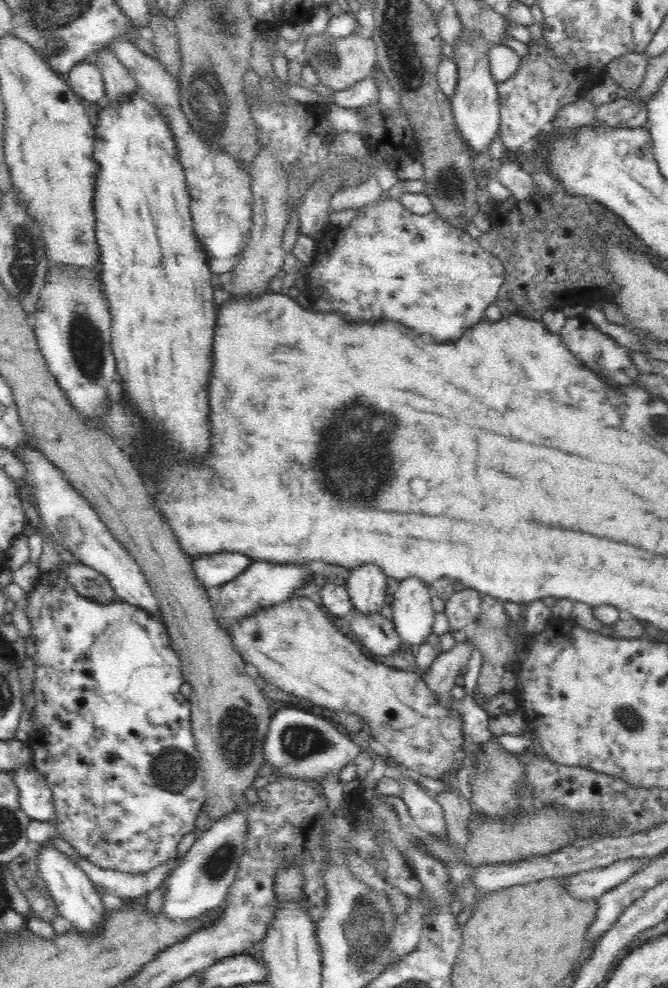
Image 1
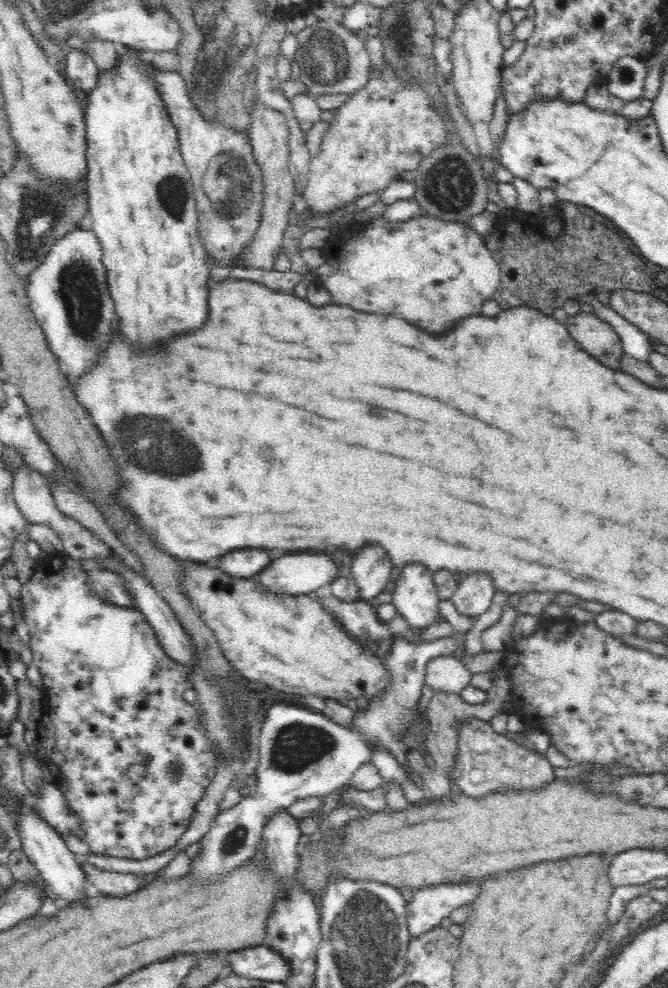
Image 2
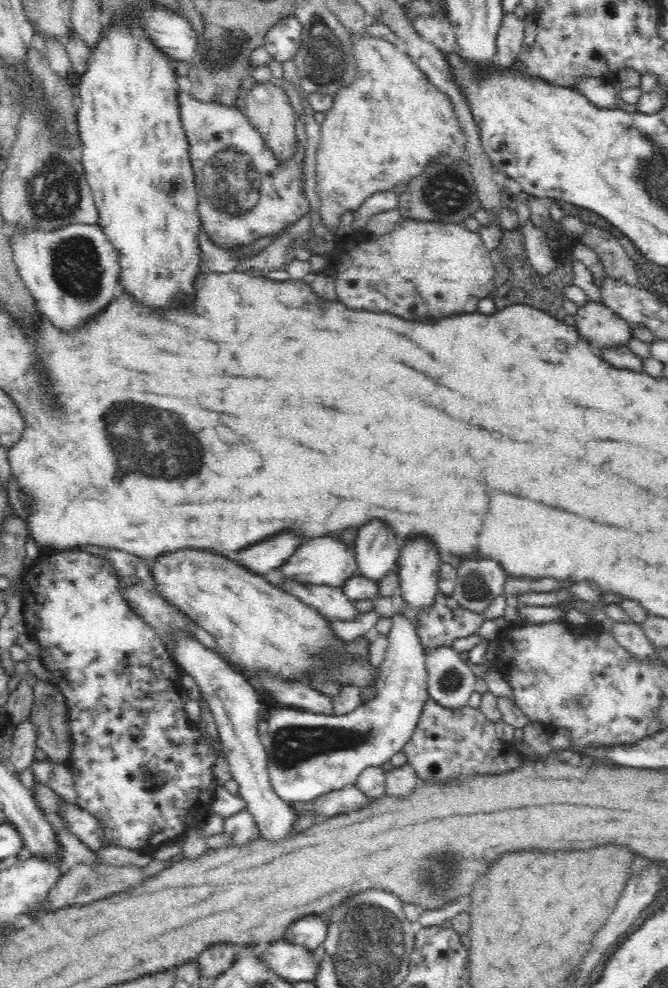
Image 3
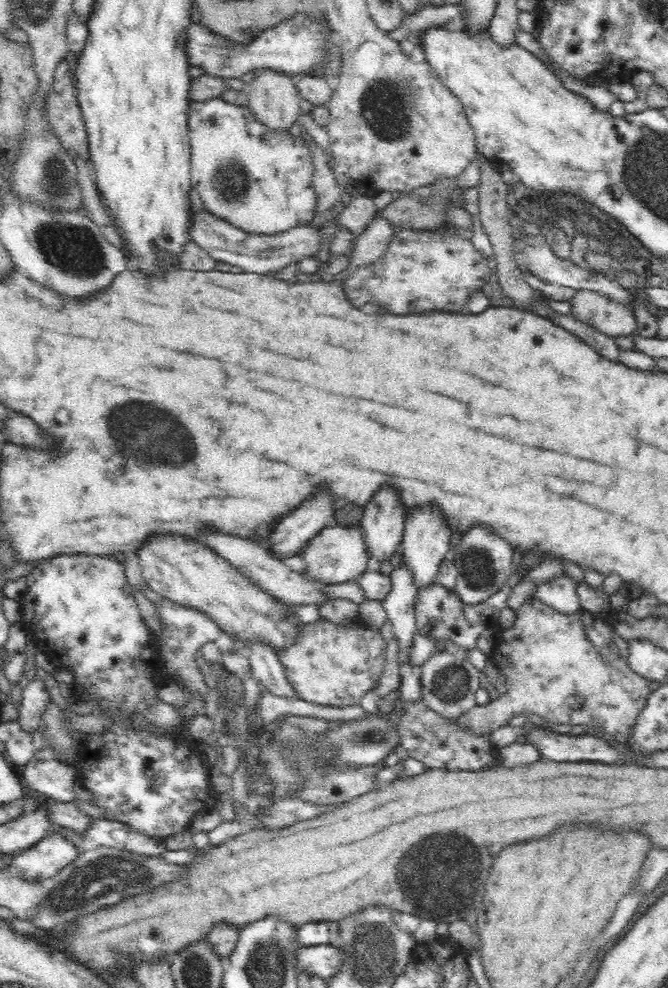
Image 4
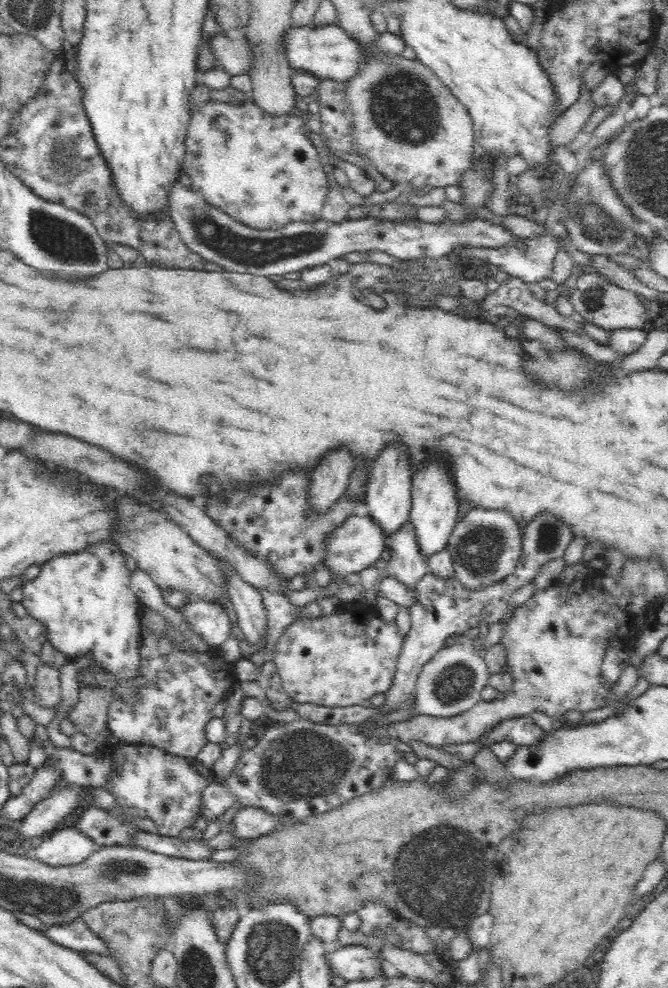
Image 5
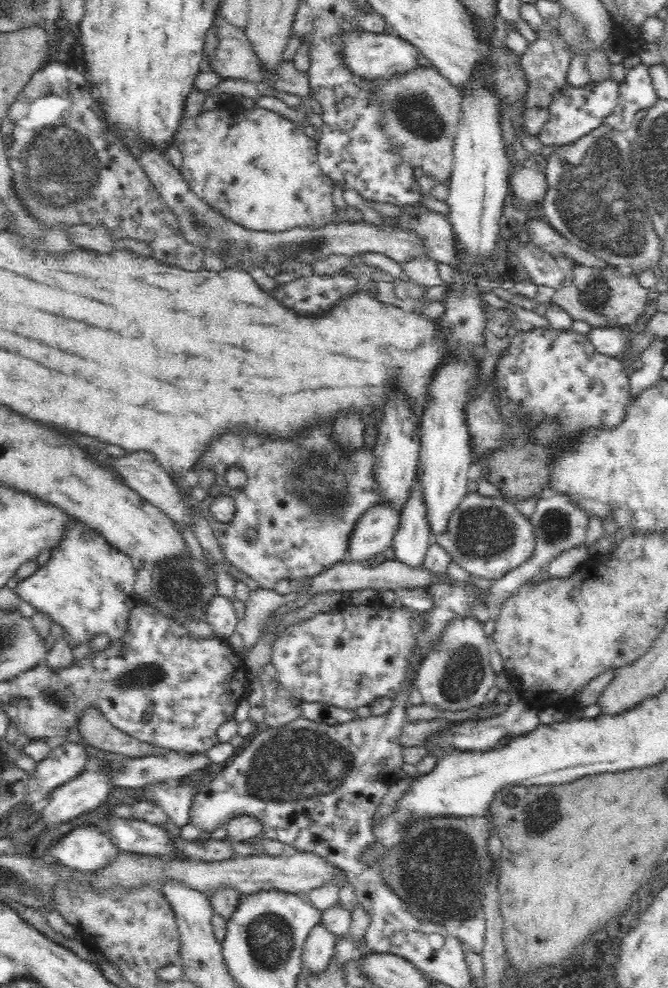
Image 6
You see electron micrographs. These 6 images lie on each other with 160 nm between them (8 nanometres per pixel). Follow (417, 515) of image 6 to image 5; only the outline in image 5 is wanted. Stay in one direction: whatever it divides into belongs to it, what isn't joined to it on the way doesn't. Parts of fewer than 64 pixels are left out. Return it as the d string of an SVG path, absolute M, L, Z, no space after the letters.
M412 518L404 522L396 533L388 536L387 548L392 559L385 568L386 573L414 589L428 569L427 556L418 543L418 531Z

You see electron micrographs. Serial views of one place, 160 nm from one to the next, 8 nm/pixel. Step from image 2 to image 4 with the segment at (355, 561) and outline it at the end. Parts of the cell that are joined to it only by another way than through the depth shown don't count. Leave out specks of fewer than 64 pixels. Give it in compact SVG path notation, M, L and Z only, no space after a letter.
M382 484L372 494L368 504L364 506L364 517L361 520L364 533L368 535L372 558L389 560L397 545L403 543L406 511L404 500L394 486Z

